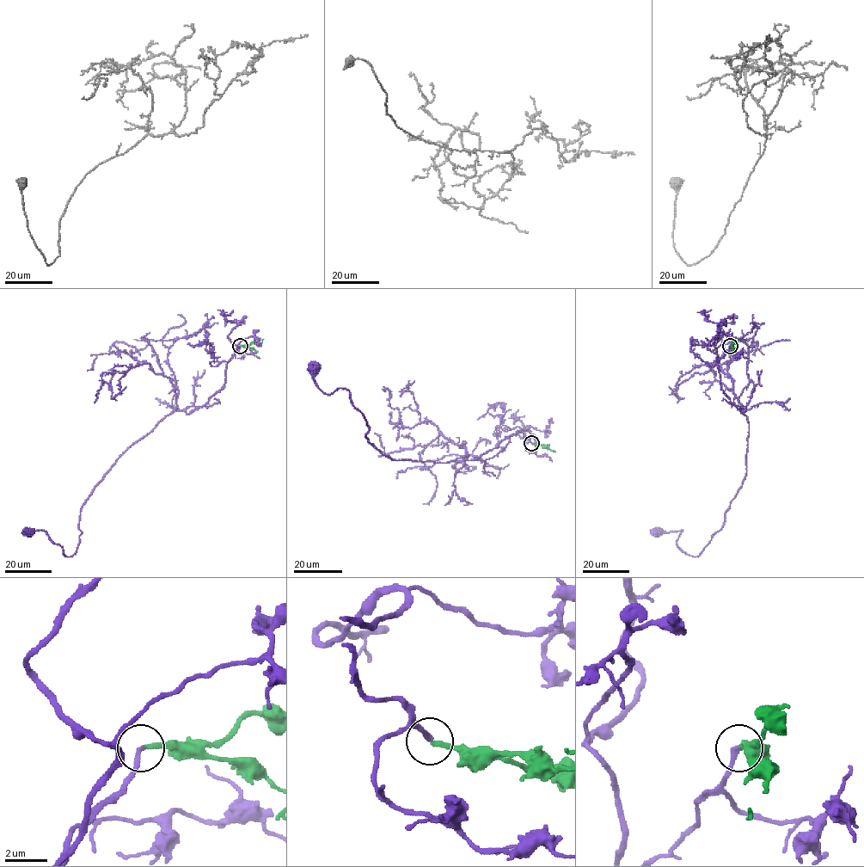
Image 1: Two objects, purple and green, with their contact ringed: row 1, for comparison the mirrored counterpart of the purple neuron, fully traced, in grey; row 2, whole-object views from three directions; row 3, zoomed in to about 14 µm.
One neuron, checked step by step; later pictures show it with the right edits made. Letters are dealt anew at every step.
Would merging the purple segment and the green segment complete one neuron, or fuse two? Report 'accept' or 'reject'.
accept

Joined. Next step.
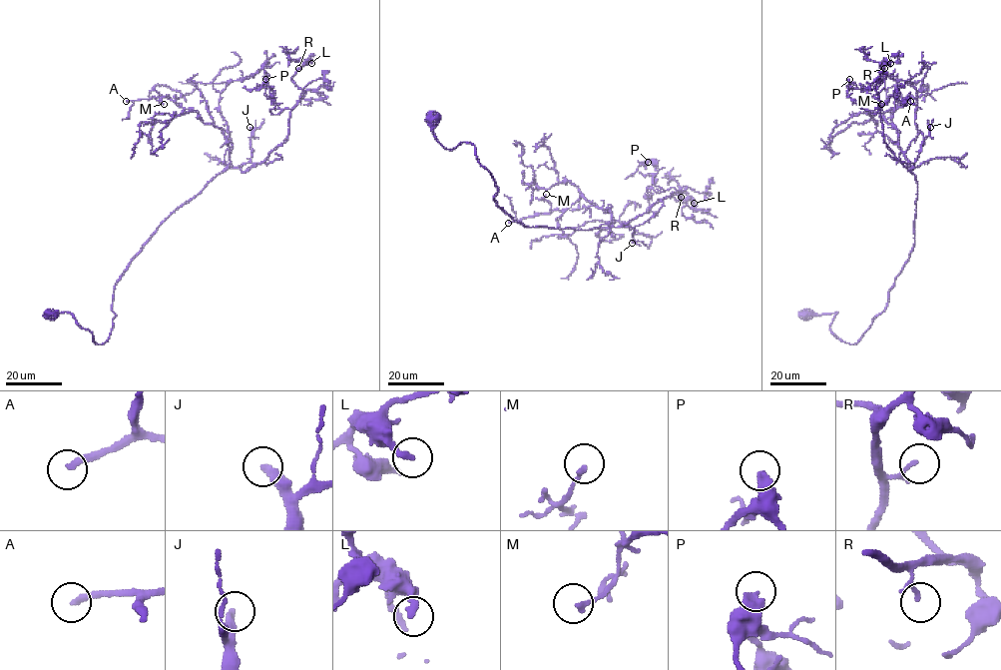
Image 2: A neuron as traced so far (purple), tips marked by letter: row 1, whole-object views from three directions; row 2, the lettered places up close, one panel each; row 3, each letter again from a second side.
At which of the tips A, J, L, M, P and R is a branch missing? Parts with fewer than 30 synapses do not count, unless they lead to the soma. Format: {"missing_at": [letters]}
{"missing_at": ["A", "J"]}

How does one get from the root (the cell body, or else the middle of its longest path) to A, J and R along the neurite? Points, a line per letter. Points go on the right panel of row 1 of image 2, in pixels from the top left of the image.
A: (806, 314), (836, 312), (830, 331), (852, 344), (886, 305), (914, 246), (917, 182), (883, 113), (910, 101)
J: (806, 314), (836, 312), (830, 331), (852, 344), (884, 310), (914, 246), (912, 170), (930, 127)
R: (806, 314), (836, 312), (830, 331), (855, 343), (914, 246), (914, 167), (885, 142), (874, 90), (884, 68)

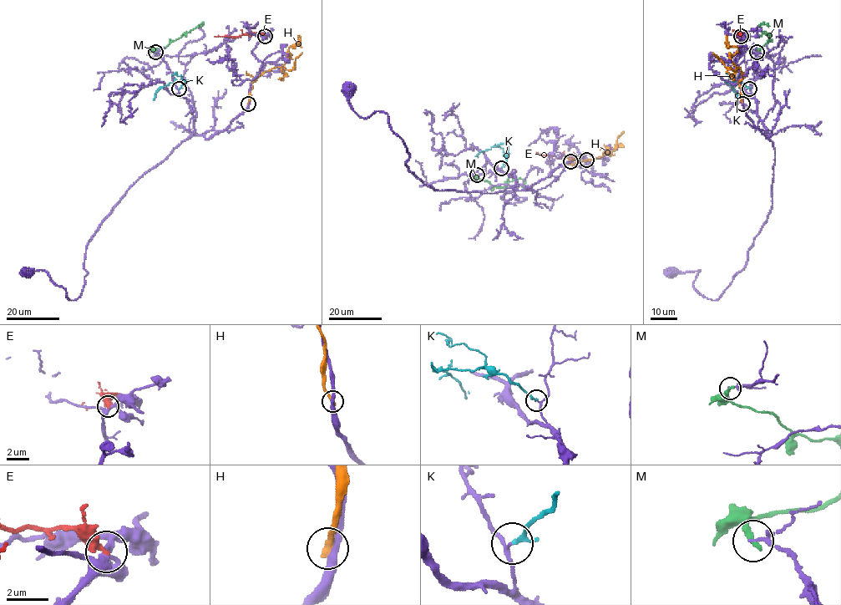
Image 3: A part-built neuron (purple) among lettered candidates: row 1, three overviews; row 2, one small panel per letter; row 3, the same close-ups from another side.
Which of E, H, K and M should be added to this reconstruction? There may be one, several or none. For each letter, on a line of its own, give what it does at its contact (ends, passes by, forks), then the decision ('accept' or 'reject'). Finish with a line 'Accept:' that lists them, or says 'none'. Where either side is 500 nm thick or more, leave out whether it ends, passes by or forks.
E: it ends there; reject
H: it ends there; reject
K: it passes by; reject
M: it ends there; reject
Accept: none

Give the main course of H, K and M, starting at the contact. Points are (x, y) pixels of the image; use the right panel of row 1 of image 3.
H: (742, 104), (738, 81), (742, 70), (731, 58), (738, 48), (727, 43), (726, 34)
K: (749, 88), (737, 81), (724, 81), (731, 84), (737, 99)
M: (757, 52), (769, 40), (760, 25), (769, 25)

